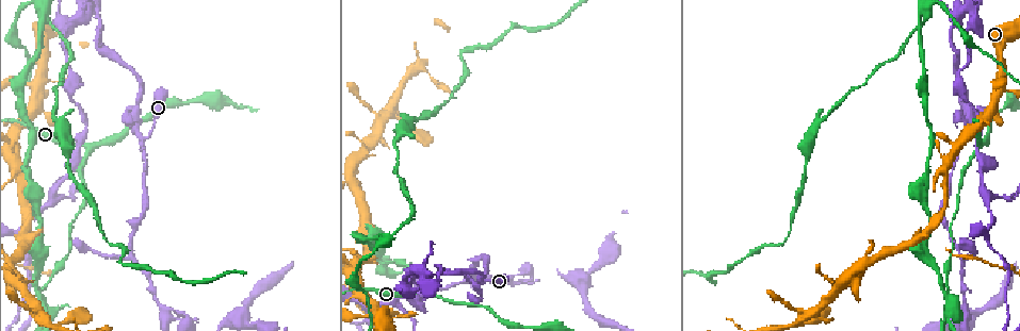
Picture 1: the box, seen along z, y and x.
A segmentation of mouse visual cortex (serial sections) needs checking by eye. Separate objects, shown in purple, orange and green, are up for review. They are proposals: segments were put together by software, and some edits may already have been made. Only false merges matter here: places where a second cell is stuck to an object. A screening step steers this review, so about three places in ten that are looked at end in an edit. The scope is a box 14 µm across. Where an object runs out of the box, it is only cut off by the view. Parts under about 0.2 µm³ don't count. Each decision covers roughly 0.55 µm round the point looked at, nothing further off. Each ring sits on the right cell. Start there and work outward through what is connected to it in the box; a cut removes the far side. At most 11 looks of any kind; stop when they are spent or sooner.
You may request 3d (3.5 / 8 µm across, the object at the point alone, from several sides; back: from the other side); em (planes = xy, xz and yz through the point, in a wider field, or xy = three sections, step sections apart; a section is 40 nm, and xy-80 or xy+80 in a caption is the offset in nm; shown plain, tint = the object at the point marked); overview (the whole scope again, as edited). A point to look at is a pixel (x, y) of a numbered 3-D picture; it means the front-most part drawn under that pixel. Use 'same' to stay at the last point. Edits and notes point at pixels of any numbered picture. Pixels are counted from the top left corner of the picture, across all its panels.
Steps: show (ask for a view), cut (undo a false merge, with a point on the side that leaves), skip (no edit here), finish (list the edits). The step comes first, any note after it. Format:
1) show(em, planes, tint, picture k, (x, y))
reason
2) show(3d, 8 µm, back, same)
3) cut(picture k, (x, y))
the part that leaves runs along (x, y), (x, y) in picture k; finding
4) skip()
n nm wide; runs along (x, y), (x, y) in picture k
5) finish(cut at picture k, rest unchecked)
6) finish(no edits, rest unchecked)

show(3d, 3.5 µm, picture 1, (486, 281))
narrows sharply

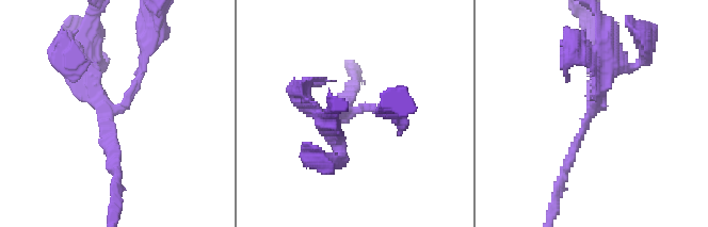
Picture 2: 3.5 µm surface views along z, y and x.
show(em, xy, step 2, plain, picture 2, (347, 112))

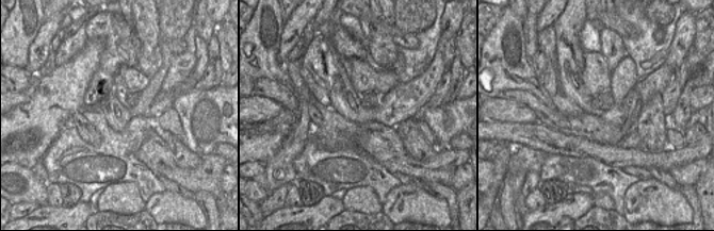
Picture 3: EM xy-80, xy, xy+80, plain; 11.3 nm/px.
show(em, xy, step 2, tint, same)
where the object lies

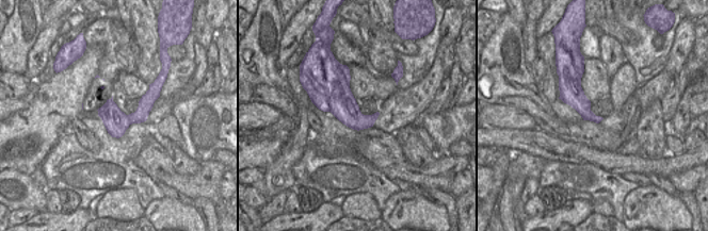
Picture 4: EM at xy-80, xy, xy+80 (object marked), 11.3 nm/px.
skip()
one cell here

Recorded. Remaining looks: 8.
show(3d, 8 µm, picture 1, (85, 145))
arms part here

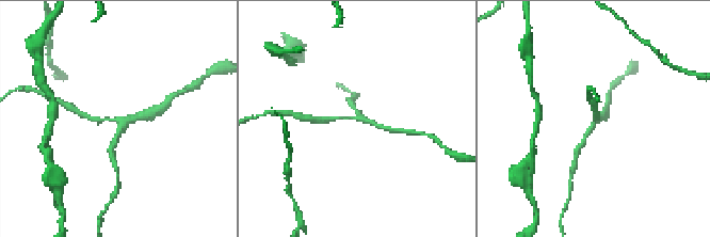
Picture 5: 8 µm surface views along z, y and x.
show(3d, 3.5 µm, picture 5, (117, 121))

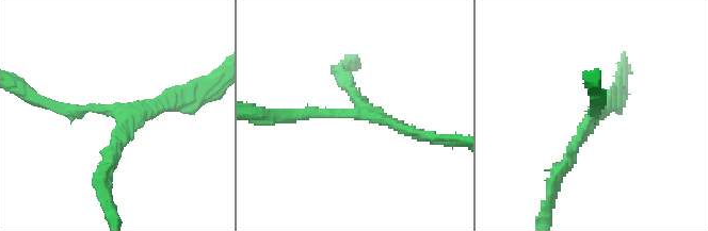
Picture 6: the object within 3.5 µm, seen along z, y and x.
show(em, xy, step 1, tint, picture 6, (116, 113))

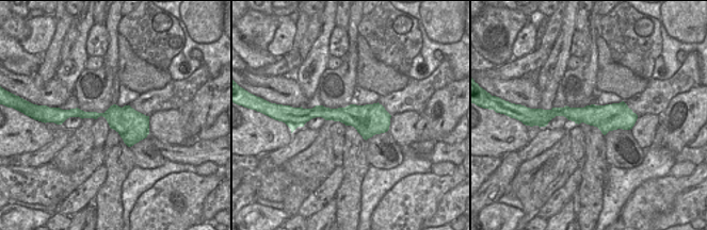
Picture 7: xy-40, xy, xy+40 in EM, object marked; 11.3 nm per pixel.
skip()
runs along (544, 113), (633, 118) in picture 7; all the same cell

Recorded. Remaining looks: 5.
show(3d, 3.5 µm, back, picture 1, (37, 88))

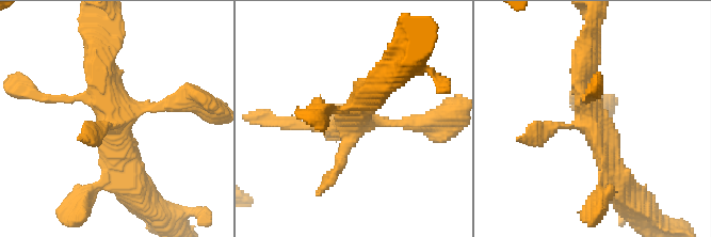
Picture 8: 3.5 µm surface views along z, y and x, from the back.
show(em, xy, step 2, tint, picture 8, (116, 116))

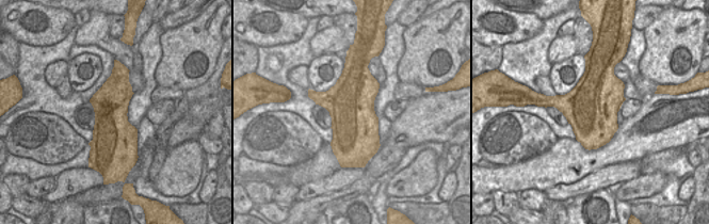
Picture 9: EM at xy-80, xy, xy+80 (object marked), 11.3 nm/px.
skip()
runs along (585, 49), (585, 95), (615, 180) in picture 8; all the same cell

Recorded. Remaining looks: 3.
show(3d, 3.5 µm, picture 1, (955, 49))
abrupt turn

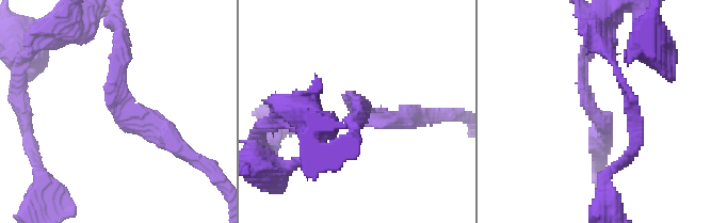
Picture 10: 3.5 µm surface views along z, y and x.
show(em, xy, step 5, tint, picture 10, (591, 110))

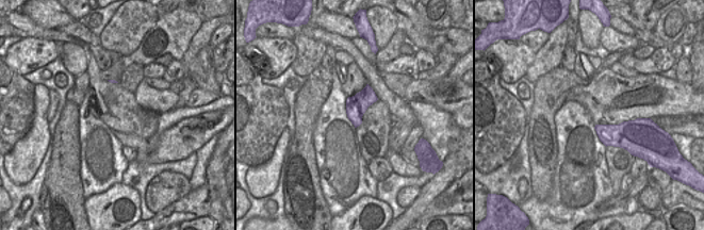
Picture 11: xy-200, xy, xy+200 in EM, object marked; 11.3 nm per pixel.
show(em, xy, step 3, tint, same)

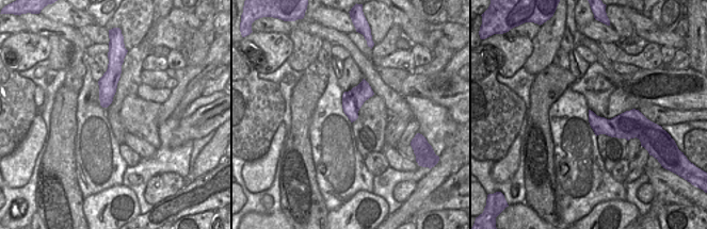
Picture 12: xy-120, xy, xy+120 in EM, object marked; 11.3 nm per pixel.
skip()
arms of 150, 300 nm; runs along (176, 142), (113, 106), (120, 44) in picture 10; continuous, no second cell

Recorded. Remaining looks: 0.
finish(no edits, rest unchecked)

